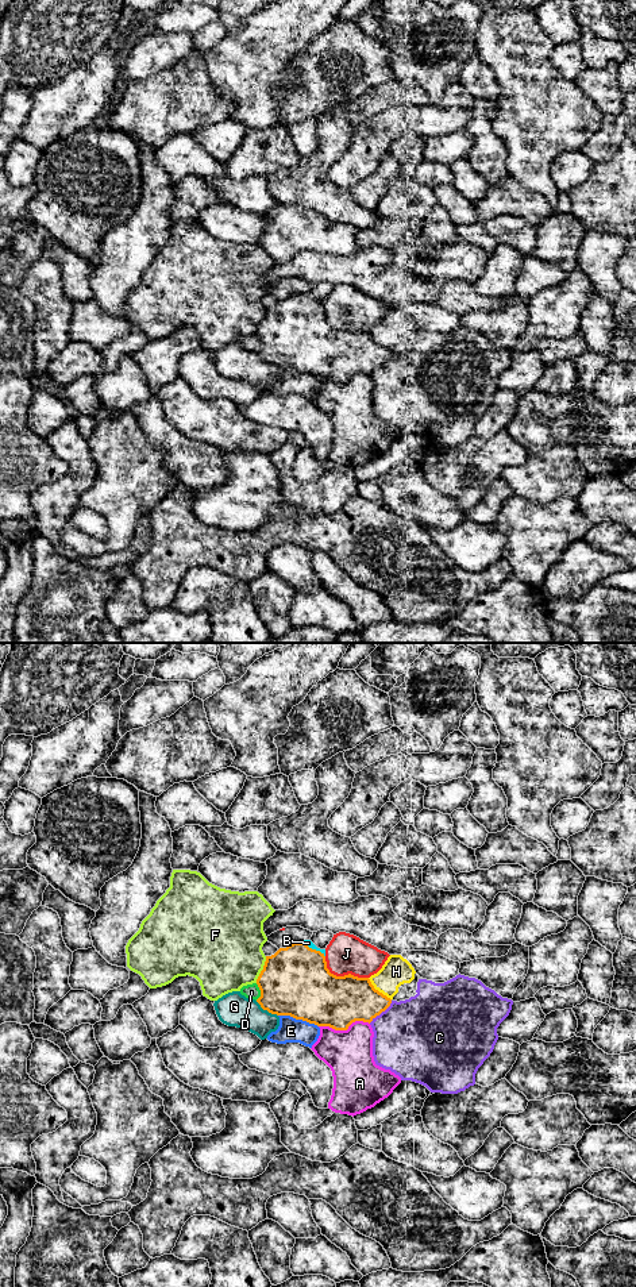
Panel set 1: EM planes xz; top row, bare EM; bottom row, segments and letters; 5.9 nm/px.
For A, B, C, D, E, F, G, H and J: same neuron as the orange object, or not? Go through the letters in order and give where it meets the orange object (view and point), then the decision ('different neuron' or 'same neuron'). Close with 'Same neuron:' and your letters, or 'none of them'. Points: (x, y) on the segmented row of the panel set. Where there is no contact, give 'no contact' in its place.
A: xz (343, 1029) | different neuron
B: xz (313, 950) | same neuron
C: xz (381, 1012) | different neuron
D: xz (261, 991) | different neuron
E: xz (299, 1018) | different neuron
F: xz (262, 970) | different neuron
G: xz (266, 1009) | different neuron
H: xz (377, 990) | different neuron
J: xz (342, 977) | different neuron
Same neuron: B

